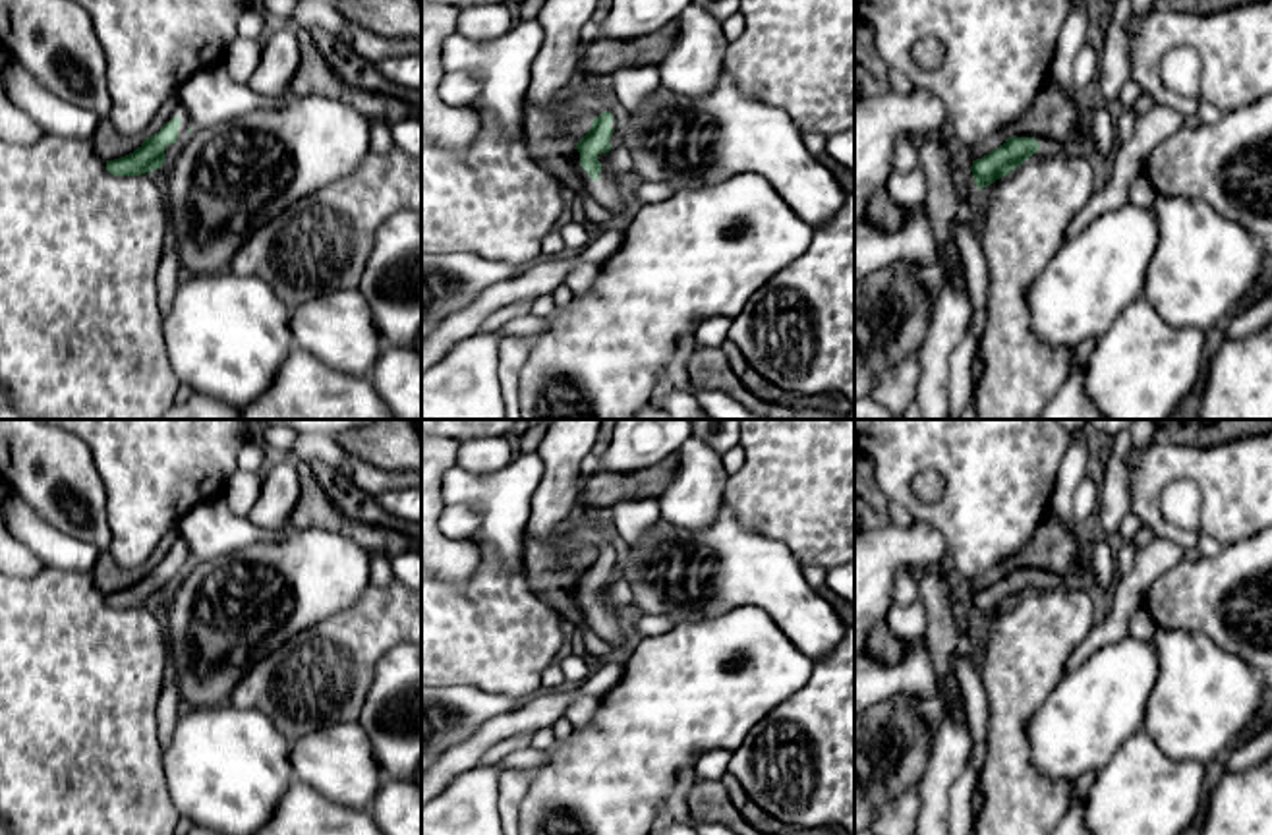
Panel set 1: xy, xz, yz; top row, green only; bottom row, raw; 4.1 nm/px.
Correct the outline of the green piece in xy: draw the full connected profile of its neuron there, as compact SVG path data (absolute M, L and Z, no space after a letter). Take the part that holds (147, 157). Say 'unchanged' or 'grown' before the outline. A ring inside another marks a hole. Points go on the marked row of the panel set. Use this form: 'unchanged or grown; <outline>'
grown; M176 102L168 122L130 155L106 160L106 170L114 176L139 176L153 172L178 151L191 133L191 120L184 104Z

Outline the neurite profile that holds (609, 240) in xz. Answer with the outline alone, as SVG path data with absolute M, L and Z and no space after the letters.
M603 228L603 232L597 238L593 238L584 249L578 251L574 261L603 265L611 255L619 251L622 240L624 240L624 230Z

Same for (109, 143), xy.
M101 120L97 131L91 137L97 155L104 160L114 160L133 153L145 141L143 135L126 137L116 131L110 120Z

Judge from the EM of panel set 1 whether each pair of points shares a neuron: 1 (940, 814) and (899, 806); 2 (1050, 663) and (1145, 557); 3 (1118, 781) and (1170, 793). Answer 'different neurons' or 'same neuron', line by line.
1: different neurons
2: different neurons
3: same neuron

